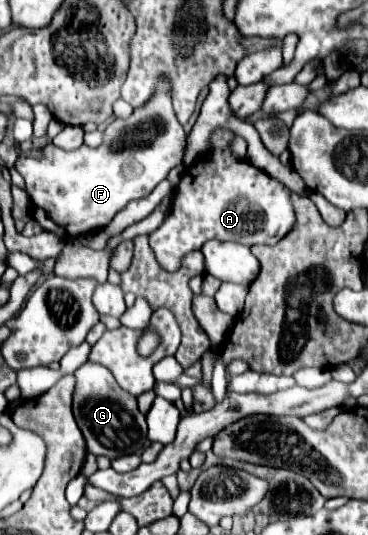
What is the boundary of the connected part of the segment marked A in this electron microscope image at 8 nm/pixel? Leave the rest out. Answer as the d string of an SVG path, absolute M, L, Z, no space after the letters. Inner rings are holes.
M217 128L209 138L209 150L205 156L201 156L195 164L185 166L181 180L177 184L177 190L173 190L171 196L171 208L163 224L149 234L149 244L159 260L159 264L165 270L177 270L179 258L191 250L201 250L201 246L207 240L231 240L245 246L253 244L265 244L273 246L277 244L295 224L295 214L291 210L291 200L287 198L289 188L283 186L279 180L271 178L267 172L257 170L247 160L239 158L231 150L235 134L227 128Z

